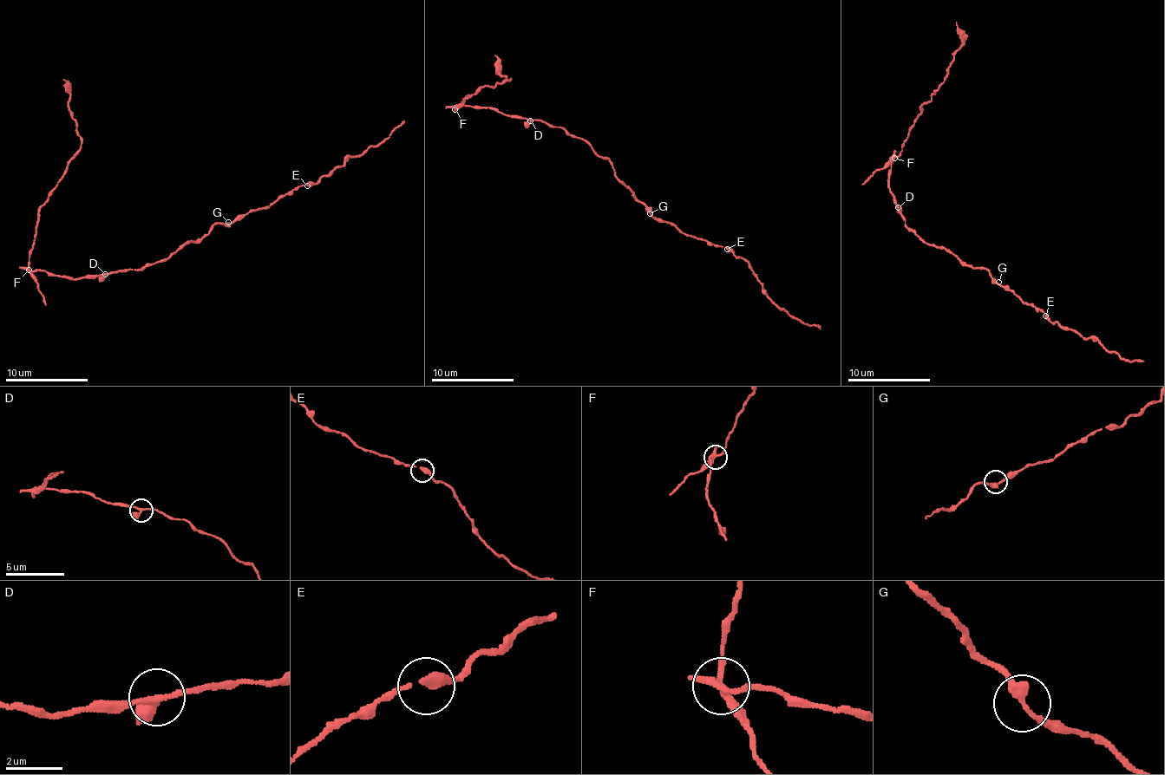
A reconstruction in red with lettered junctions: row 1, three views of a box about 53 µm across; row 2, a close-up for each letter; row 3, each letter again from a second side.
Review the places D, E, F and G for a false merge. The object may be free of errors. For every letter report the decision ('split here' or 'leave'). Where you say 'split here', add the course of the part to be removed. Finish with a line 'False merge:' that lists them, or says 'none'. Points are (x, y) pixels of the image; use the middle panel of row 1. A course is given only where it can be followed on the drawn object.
D: leave
E: leave
F: split here; course (454, 109), (467, 94), (482, 87), (511, 81), (498, 73), (500, 65), (494, 55)
G: leave
False merge: F

